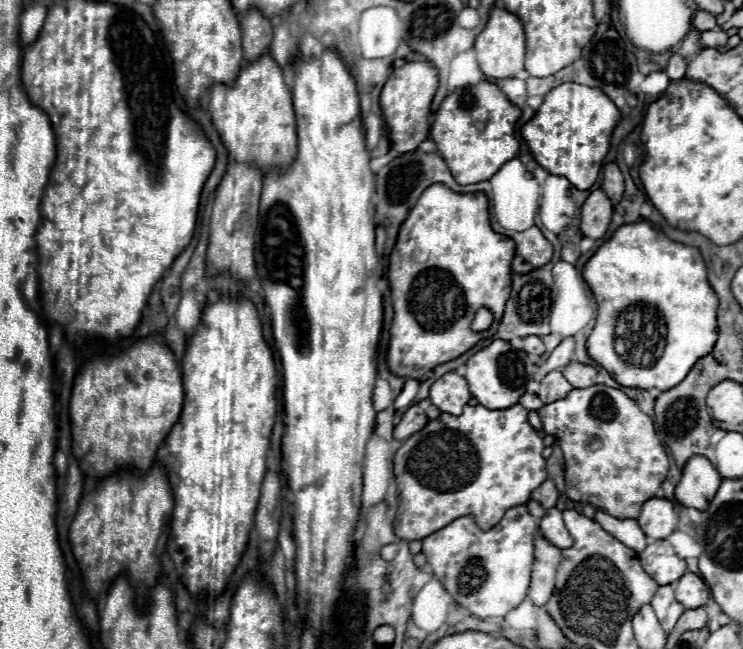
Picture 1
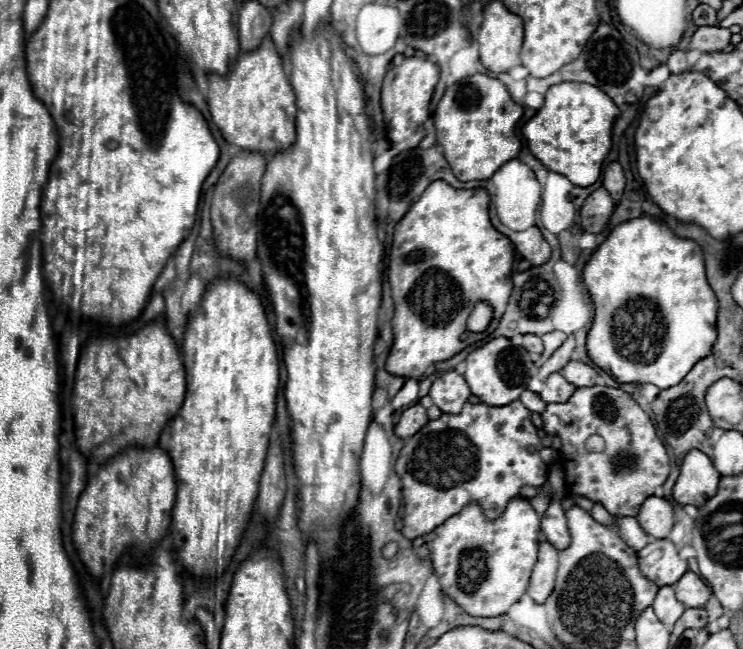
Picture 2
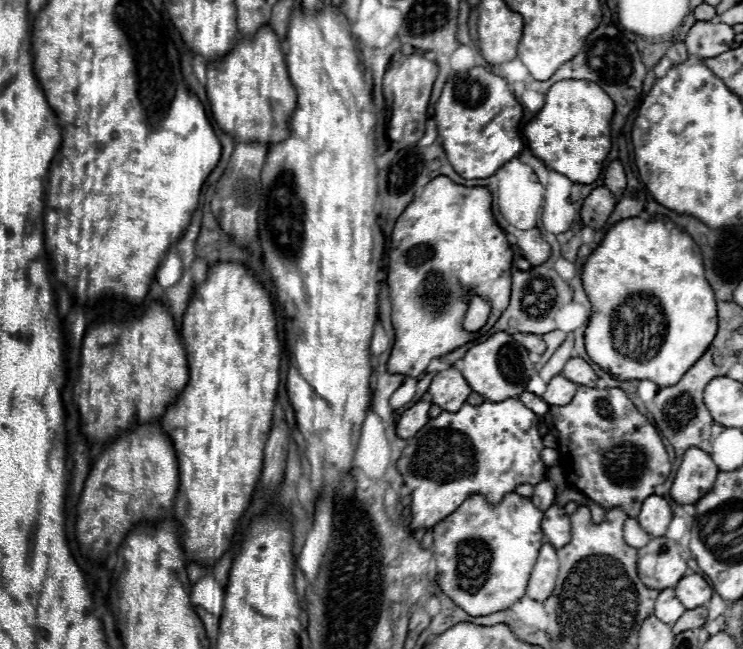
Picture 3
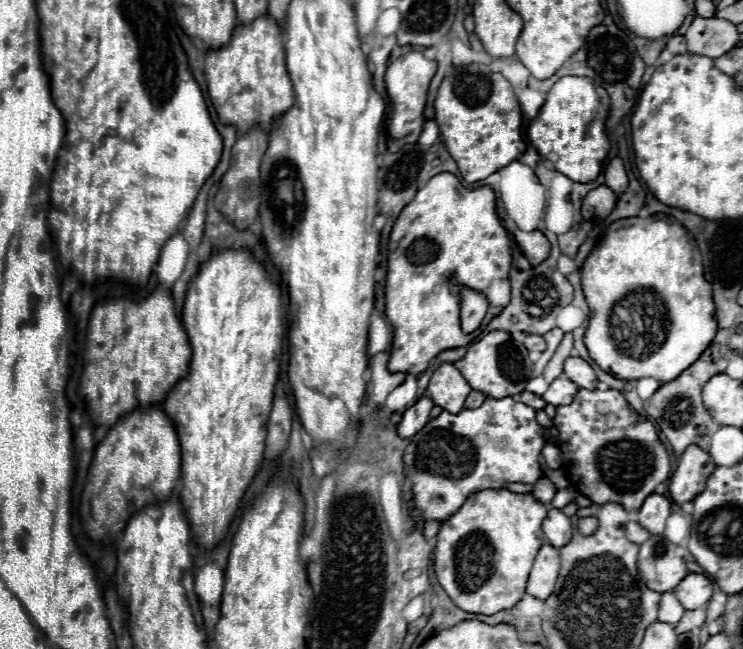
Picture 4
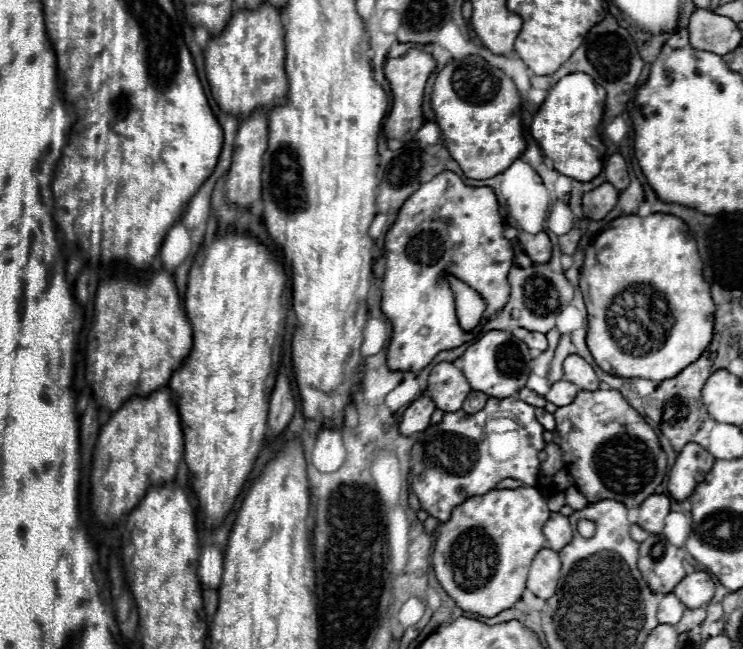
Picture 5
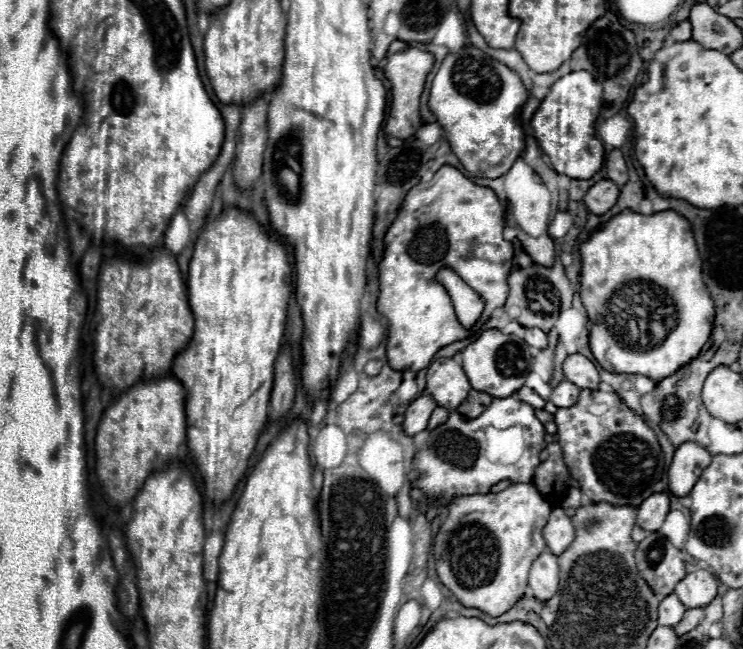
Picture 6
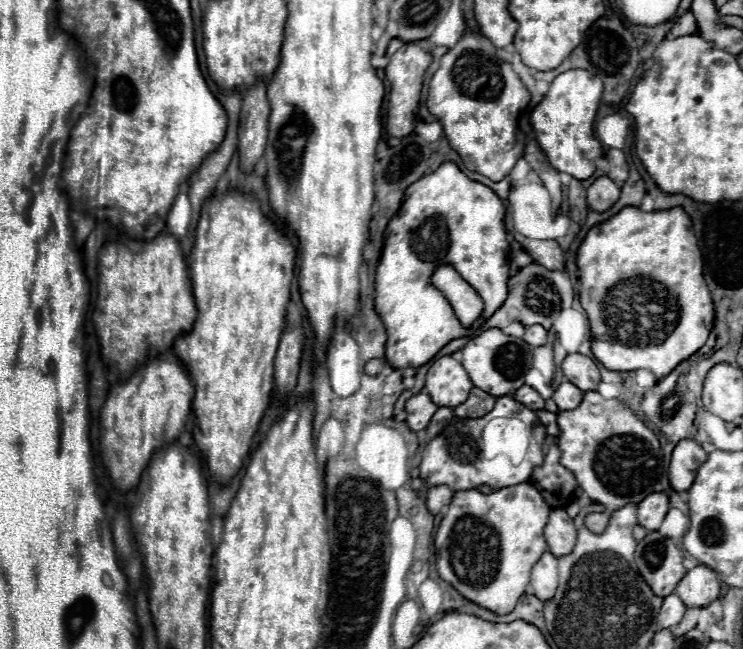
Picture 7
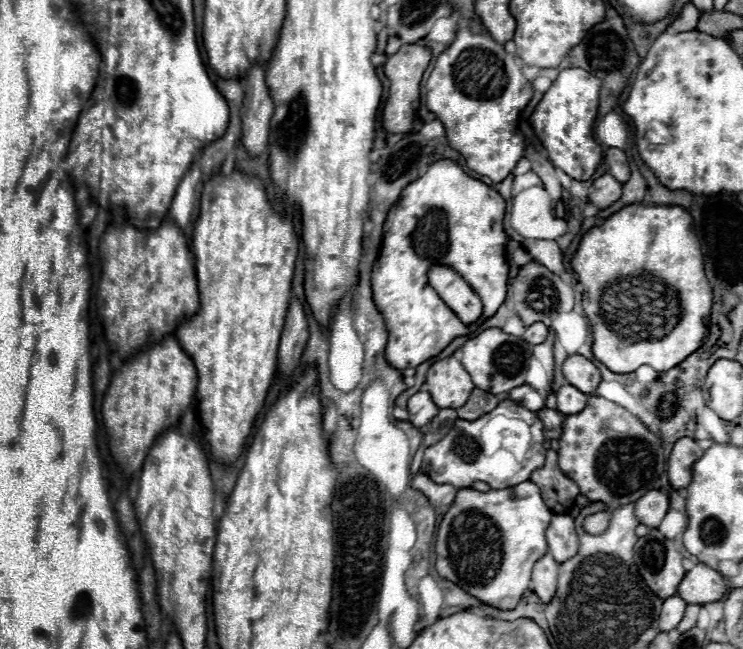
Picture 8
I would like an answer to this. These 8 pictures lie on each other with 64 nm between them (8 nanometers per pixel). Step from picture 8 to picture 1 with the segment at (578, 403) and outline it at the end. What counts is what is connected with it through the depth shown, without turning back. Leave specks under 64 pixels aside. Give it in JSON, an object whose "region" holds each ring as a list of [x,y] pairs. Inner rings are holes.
{"region":[[[558,370],[546,374],[540,384],[542,384],[542,388],[538,390],[538,396],[540,396],[540,400],[544,400],[544,404],[562,400],[568,396],[568,392],[574,390],[572,384],[568,384],[568,380],[564,380],[564,376],[560,376]]]}

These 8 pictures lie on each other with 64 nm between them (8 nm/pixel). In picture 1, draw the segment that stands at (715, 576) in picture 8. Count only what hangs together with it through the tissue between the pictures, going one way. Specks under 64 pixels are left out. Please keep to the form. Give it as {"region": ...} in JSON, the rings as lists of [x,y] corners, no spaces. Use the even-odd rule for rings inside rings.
{"region":[[[686,572],[676,586],[676,600],[686,608],[686,610],[694,610],[700,608],[708,602],[710,598],[710,590],[704,584],[702,578],[698,578],[692,572]]]}

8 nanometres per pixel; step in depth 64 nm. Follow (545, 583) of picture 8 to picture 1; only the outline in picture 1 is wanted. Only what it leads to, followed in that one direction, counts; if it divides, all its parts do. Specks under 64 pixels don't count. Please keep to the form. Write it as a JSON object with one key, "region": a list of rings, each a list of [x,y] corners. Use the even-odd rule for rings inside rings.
{"region":[[[540,532],[534,534],[534,566],[528,598],[538,606],[544,606],[554,592],[556,570],[562,558],[560,552],[562,550],[552,546]]]}

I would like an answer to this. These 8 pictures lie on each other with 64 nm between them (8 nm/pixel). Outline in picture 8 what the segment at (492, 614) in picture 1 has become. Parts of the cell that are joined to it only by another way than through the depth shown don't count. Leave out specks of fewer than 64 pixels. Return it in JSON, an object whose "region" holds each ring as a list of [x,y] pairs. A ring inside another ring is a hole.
{"region":[[[522,482],[504,490],[478,492],[472,488],[462,488],[456,494],[450,510],[444,514],[444,520],[436,536],[436,570],[442,578],[458,584],[464,592],[478,598],[480,602],[494,606],[498,610],[512,610],[522,594],[528,590],[532,566],[538,558],[546,554],[544,530],[550,524],[552,510],[542,502],[540,488],[532,482]]]}

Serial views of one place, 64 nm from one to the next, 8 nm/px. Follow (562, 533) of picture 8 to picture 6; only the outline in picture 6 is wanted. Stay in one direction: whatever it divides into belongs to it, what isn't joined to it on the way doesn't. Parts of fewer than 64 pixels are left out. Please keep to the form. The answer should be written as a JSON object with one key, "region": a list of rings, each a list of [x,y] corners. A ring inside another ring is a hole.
{"region":[[[562,508],[552,510],[548,524],[542,530],[546,544],[550,548],[552,554],[560,554],[568,548],[568,544],[572,544],[574,540],[574,526],[570,522],[570,518],[564,514]]]}

